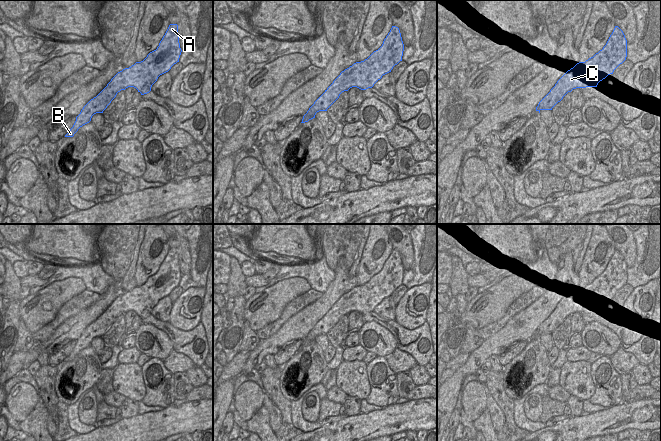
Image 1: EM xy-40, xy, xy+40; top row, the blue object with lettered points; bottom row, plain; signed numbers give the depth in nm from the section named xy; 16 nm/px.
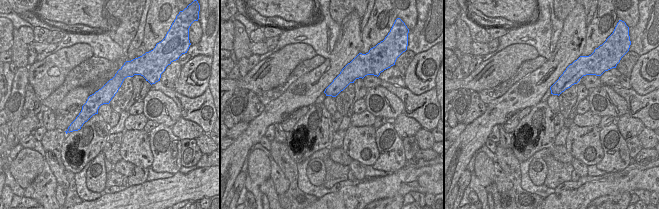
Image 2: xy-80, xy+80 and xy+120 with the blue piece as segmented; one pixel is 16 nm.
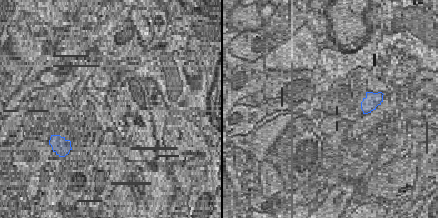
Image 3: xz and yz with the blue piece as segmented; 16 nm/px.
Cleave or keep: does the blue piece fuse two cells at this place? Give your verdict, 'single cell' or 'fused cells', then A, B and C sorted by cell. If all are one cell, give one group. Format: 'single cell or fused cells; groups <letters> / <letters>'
single cell; groups A B C

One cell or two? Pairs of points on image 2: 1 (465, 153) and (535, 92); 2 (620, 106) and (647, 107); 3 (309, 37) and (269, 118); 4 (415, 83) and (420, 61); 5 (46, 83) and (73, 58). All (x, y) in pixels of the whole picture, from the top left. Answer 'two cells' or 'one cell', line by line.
1: one cell
2: two cells
3: two cells
4: one cell
5: one cell

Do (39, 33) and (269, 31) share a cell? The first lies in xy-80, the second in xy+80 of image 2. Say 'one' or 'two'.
one

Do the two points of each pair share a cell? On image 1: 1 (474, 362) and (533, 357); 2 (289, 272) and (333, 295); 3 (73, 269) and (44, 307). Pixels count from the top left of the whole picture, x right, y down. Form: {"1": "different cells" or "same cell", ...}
{"1": "different cells", "2": "different cells", "3": "different cells"}

